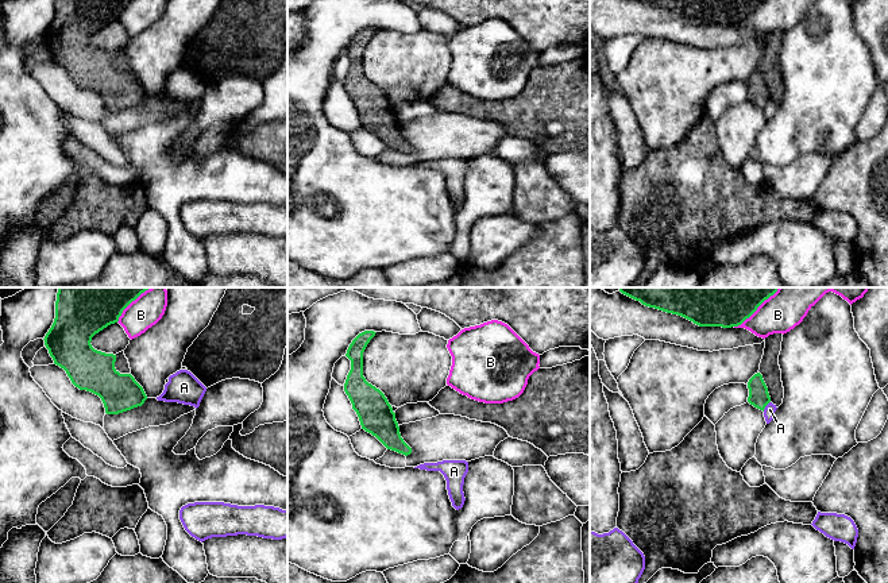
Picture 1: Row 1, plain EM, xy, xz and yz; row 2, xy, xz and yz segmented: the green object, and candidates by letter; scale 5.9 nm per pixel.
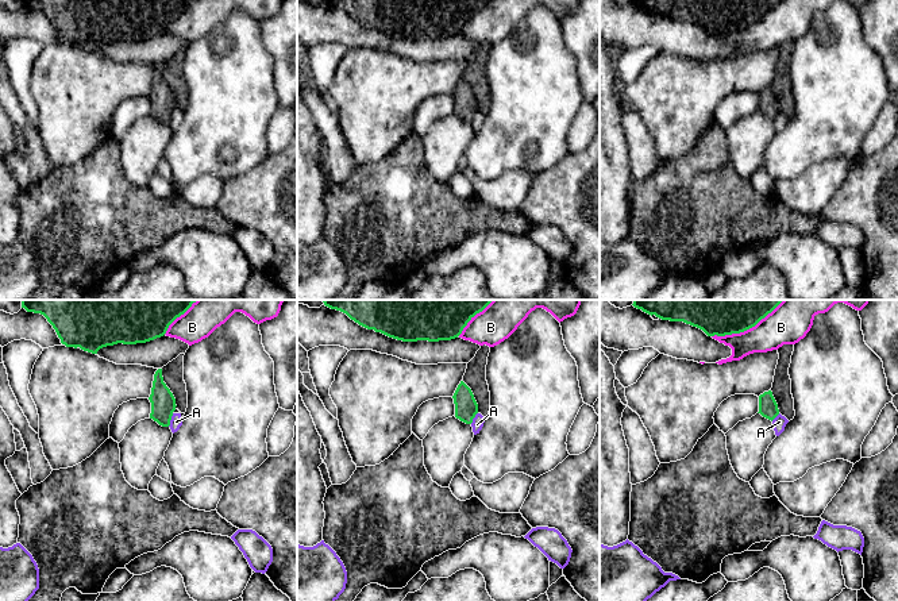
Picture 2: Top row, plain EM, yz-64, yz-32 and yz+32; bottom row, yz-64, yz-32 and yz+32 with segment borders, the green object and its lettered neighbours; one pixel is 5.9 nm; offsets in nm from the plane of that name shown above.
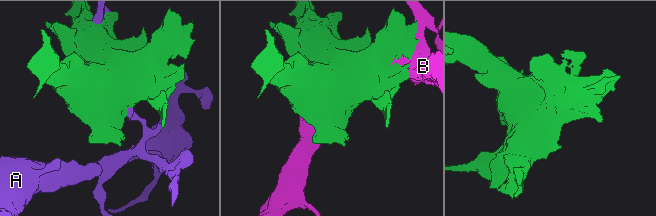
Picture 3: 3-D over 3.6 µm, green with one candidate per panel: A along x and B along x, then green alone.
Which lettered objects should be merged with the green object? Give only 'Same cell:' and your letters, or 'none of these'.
Same cell: none of these

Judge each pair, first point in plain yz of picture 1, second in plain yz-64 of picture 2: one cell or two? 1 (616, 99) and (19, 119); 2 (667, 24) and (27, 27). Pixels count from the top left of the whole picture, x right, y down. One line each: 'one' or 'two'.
1: one
2: one

